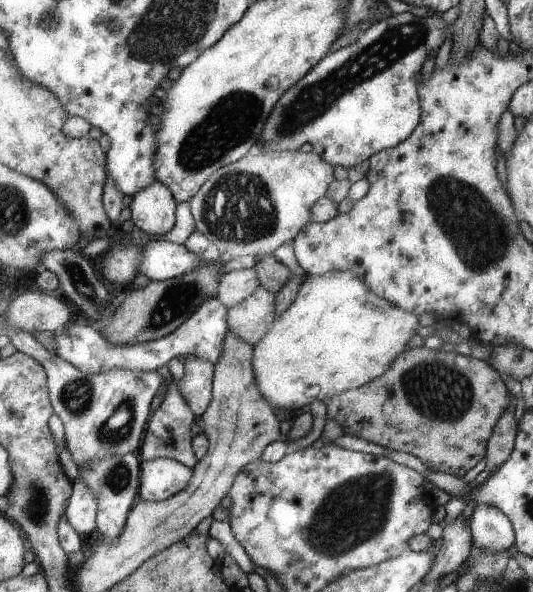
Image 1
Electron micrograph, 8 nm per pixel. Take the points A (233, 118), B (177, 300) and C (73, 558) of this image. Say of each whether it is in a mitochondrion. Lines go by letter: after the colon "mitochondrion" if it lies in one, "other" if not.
A: mitochondrion
B: mitochondrion
C: other

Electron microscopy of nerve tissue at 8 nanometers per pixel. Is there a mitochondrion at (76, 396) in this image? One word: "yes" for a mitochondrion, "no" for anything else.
yes

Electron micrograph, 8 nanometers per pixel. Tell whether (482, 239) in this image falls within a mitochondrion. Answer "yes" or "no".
yes

